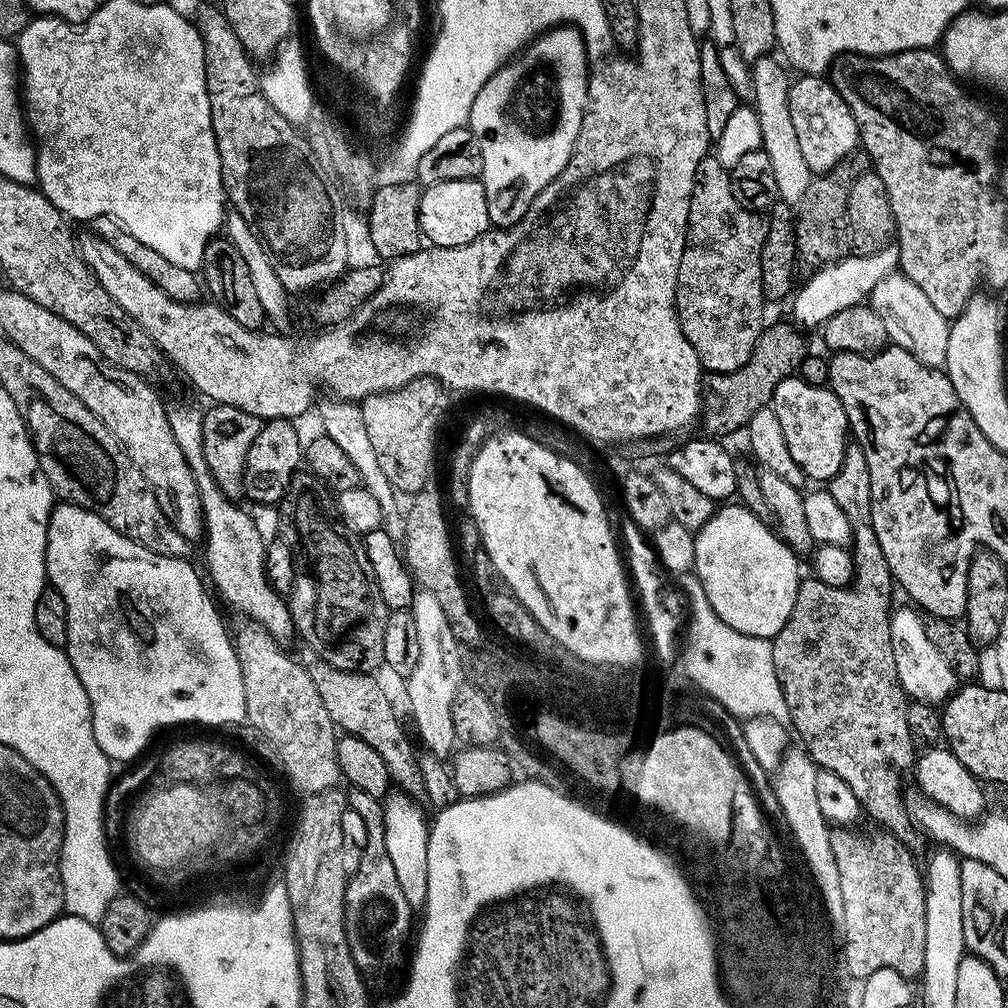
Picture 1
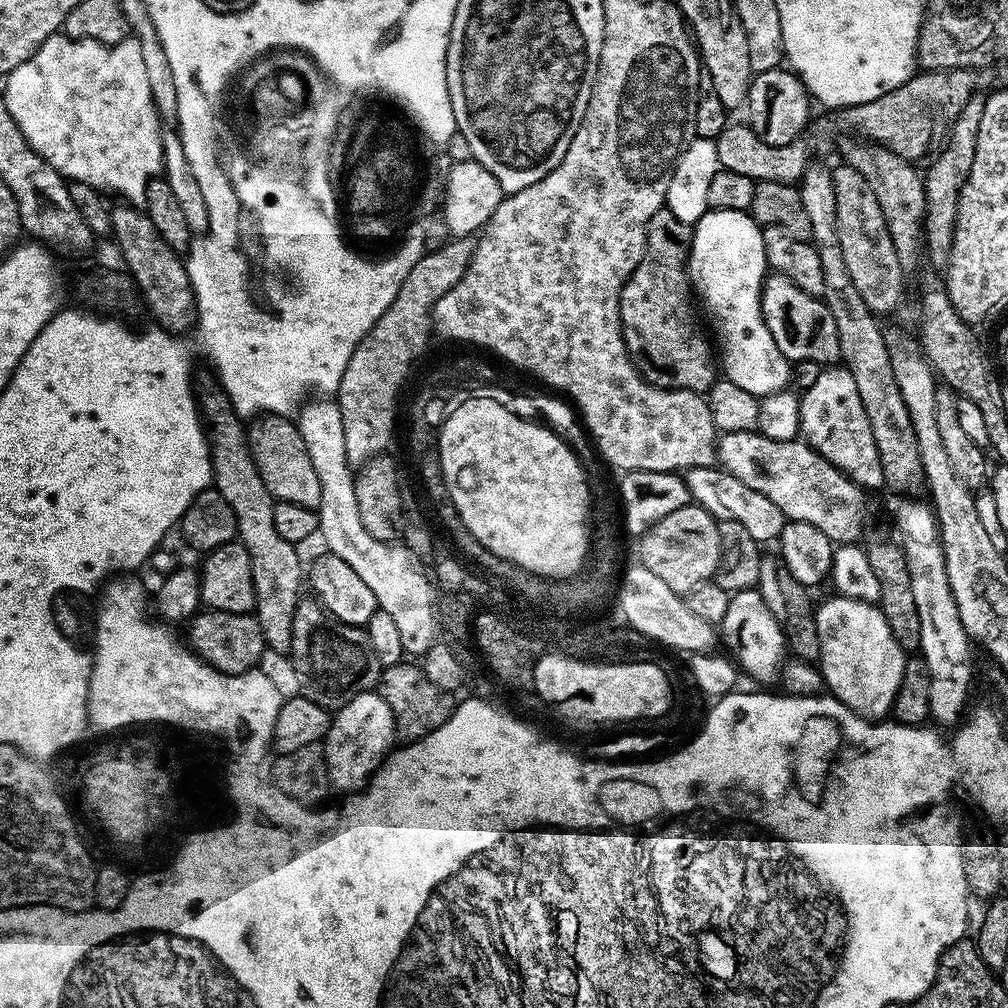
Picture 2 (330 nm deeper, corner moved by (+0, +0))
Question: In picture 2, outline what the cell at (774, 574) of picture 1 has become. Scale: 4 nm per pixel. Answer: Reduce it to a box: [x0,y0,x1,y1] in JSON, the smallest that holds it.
[720,589,787,682]

